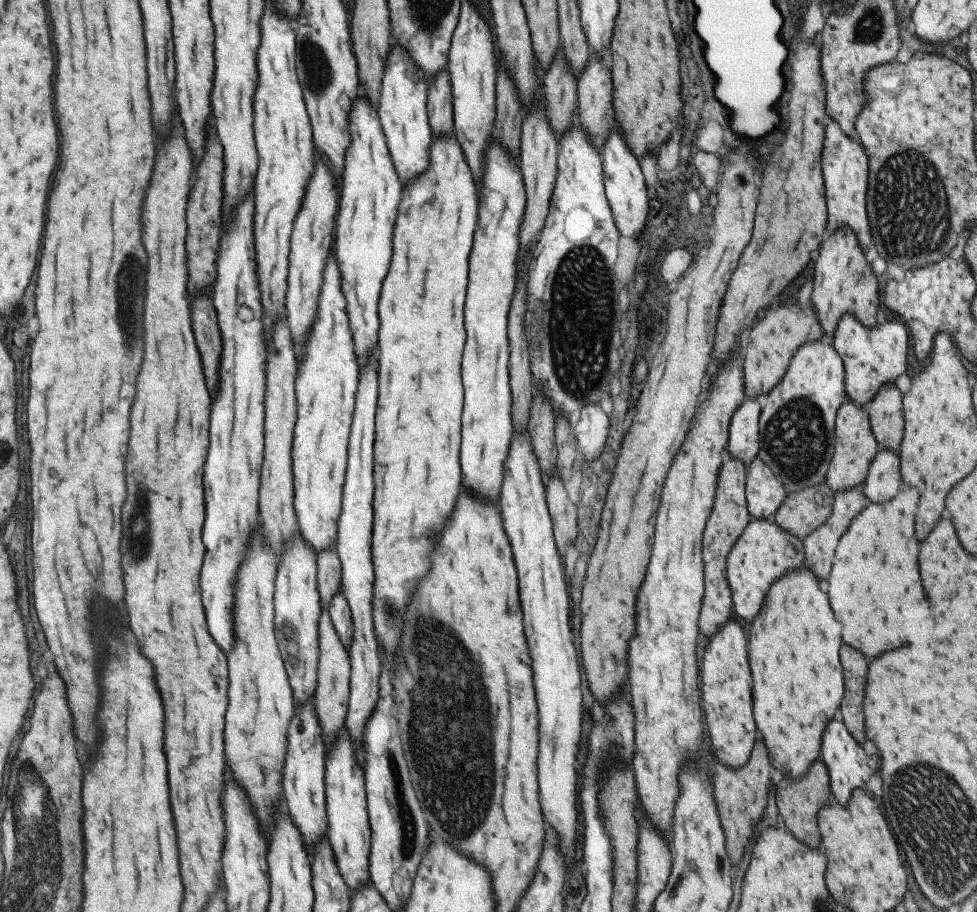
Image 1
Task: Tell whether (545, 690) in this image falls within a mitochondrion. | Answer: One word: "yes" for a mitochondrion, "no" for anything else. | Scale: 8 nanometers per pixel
no

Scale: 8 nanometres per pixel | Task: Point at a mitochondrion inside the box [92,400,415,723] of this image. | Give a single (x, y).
(138, 542)

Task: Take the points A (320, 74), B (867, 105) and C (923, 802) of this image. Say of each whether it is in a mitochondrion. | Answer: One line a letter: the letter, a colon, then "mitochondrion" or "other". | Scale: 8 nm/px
A: mitochondrion
B: other
C: mitochondrion

